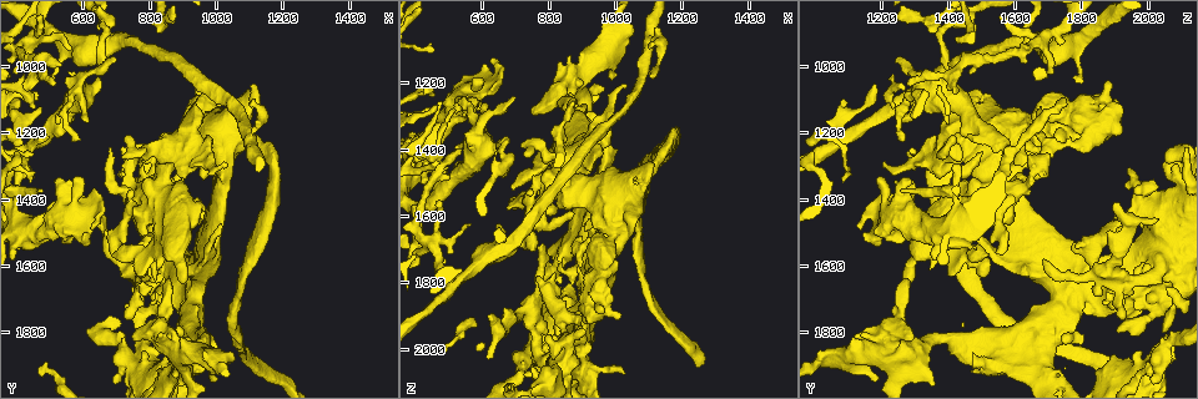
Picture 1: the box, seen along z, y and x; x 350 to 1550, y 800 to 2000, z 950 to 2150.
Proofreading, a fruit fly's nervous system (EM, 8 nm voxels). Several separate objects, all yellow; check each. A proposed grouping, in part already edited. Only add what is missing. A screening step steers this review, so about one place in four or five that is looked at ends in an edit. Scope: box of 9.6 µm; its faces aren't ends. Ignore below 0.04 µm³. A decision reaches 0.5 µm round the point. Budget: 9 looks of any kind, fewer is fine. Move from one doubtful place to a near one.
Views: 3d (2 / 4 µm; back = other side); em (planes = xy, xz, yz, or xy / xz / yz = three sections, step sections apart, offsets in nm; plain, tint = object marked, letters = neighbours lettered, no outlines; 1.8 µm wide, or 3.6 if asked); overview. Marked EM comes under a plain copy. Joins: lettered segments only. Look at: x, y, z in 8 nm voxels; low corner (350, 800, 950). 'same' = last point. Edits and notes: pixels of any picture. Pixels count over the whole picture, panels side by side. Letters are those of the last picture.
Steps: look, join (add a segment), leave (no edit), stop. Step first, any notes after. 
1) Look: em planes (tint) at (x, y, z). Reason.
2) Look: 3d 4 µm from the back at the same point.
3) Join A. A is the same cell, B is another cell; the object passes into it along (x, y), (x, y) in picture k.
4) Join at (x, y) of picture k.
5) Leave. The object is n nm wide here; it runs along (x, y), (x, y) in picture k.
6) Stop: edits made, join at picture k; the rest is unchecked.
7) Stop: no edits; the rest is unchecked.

Look: 3d 4 µm at (680, 1570, 1550). Branch stops here.

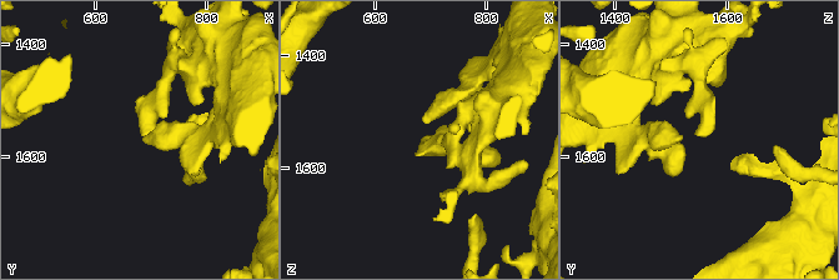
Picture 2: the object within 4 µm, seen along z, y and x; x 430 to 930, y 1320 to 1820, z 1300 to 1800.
Look: em yz step 4 (letters) at (690, 1560, 1545). Now the EM.

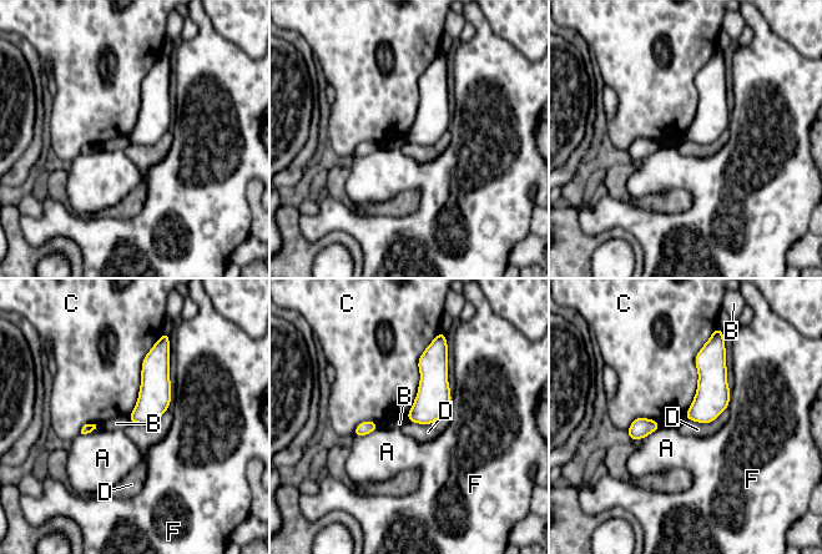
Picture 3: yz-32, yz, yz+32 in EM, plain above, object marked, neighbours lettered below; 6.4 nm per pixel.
Leave. The longest contact is with C, 550 nm; A, B, C, D and F are other cells; a border runs along (726, 408), (706, 423), (684, 418) in picture 3; no lettered segment goes on from it.

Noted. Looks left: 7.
Look: 3d 4 µm from the back at (610, 1170, 1260). Free end.

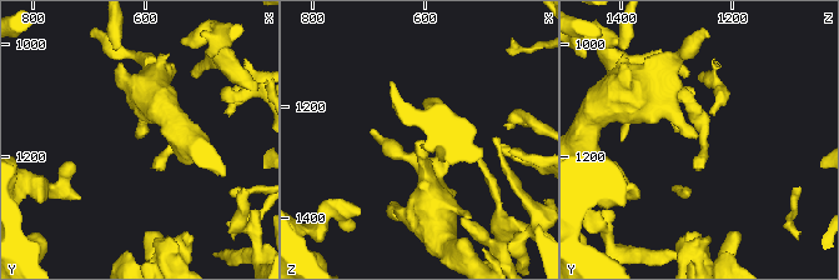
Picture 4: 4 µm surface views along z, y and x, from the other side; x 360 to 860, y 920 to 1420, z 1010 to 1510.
Look: em planes (letters) at (610, 1170, 1265).

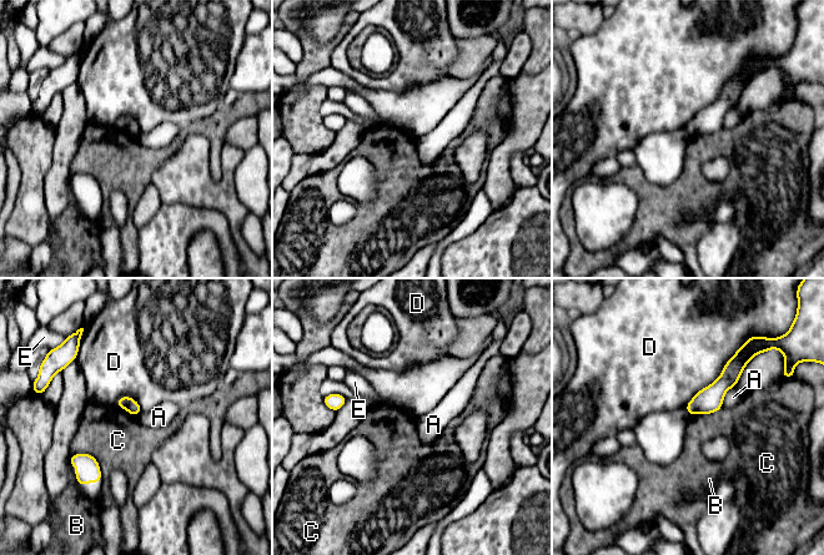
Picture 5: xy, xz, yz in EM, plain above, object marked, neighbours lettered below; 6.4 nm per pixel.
Leave. The longest contact is with D, 550 nm; A, B, C, D and E are other cells; a border runs along (722, 407), (712, 413), (691, 415) in picture 5; no lettered segment goes on from it.

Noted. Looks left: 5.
Look: 3d 4 µm at (530, 990, 1410). Free end.

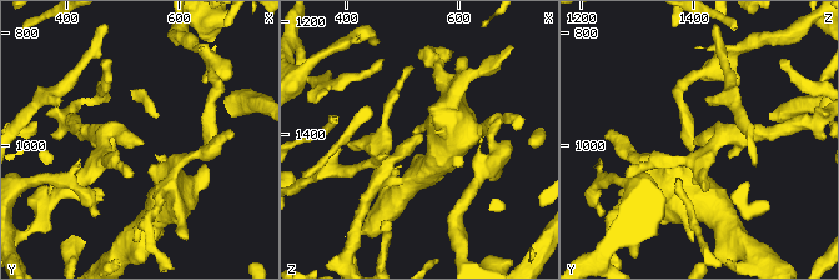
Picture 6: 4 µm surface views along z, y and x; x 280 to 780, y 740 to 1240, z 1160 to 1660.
Look: em planes (tint) at (530, 985, 1405).

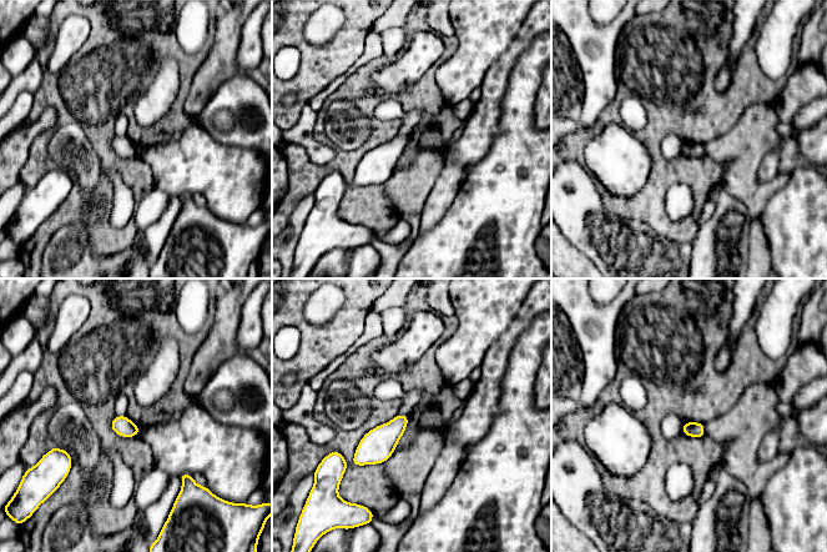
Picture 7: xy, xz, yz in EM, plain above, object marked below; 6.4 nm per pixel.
Look: em planes (letters) at the same point.

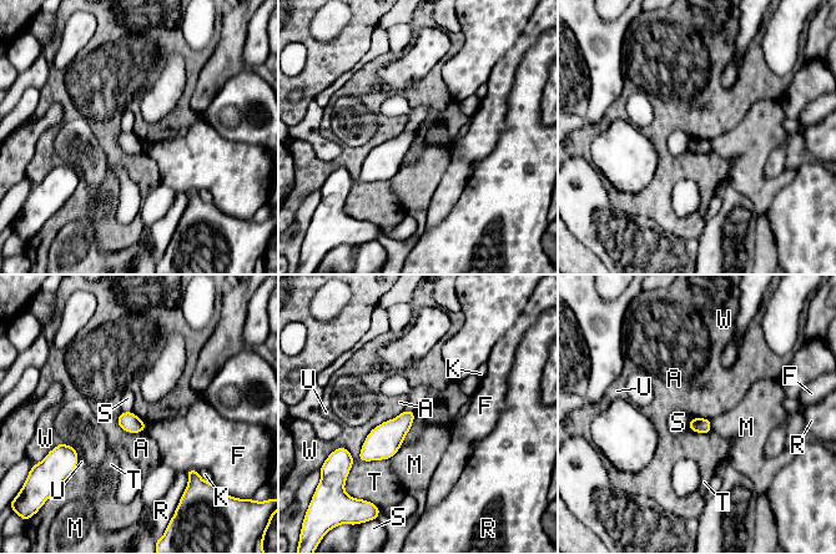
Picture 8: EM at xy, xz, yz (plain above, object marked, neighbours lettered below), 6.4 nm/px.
Leave. The object is 110 nm wide here; the longest contact is with W, 200 nm; A, F, K, M, R, S, T, U and W are other cells; none of them fits.

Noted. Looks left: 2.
Stop: no edits; the rest is unchecked.

